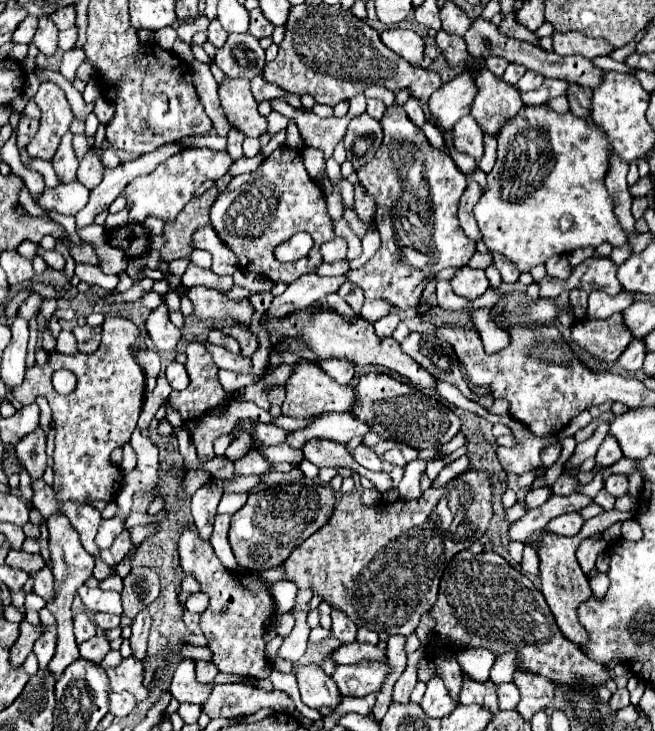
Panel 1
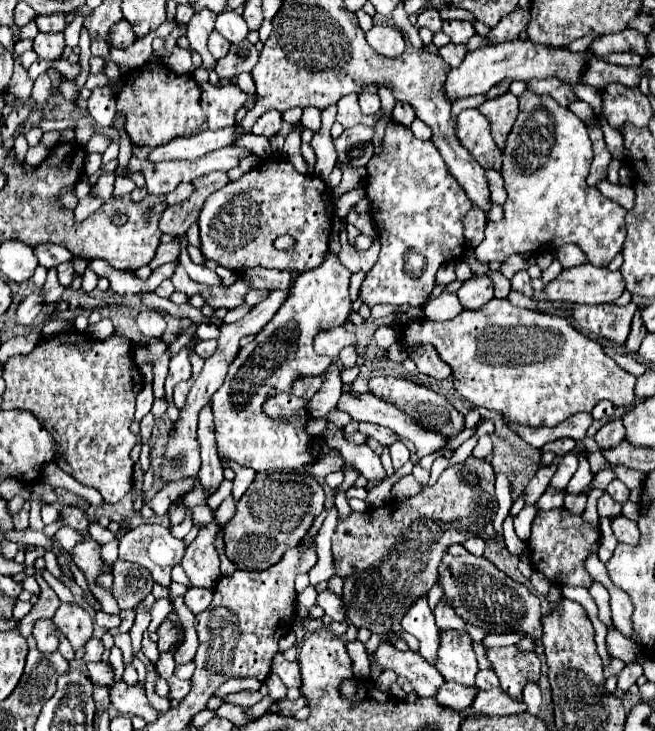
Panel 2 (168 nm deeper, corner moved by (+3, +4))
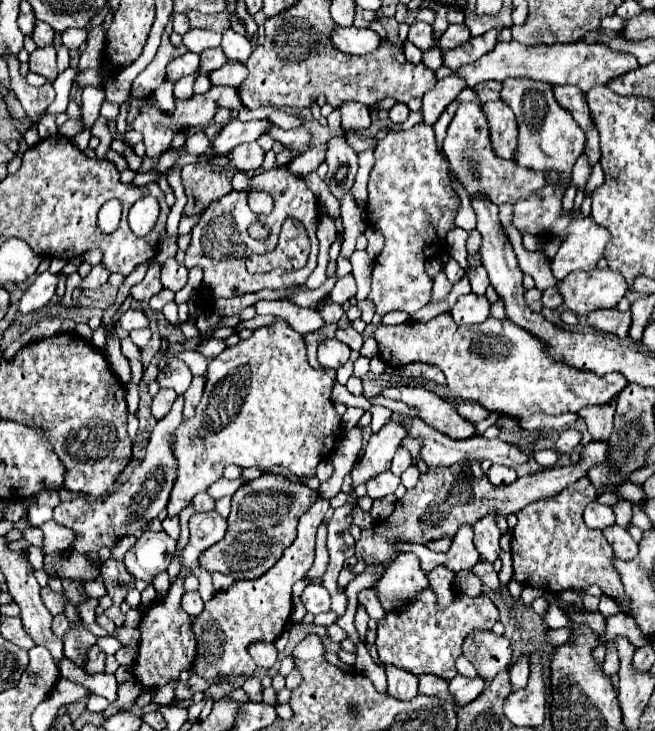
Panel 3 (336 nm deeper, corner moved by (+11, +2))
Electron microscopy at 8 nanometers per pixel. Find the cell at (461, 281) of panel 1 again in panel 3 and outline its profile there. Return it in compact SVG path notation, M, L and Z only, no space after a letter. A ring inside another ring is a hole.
M467 294L461 296L457 300L457 304L451 308L451 318L455 324L459 326L471 326L471 324L479 324L485 318L489 318L489 302L485 296L477 296L477 294Z

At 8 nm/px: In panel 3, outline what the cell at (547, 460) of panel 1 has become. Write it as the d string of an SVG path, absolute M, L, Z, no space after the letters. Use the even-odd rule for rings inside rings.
M565 428L555 444L555 450L559 454L571 454L579 446L579 442L581 442L581 434L575 428Z

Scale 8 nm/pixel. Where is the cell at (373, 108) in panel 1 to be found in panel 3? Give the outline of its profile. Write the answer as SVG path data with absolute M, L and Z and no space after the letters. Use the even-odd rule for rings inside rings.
M345 102L341 104L339 112L343 130L367 130L371 126L369 108L361 106L361 102Z

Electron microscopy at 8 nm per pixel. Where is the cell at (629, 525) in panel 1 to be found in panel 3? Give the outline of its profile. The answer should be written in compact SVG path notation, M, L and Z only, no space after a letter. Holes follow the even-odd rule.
M609 526L609 530L603 530L607 542L613 548L613 554L617 560L633 560L637 556L637 542L631 538L627 530L621 530L619 526Z

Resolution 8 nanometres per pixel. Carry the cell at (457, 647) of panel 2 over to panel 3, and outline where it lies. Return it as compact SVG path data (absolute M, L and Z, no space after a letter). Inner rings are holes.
M425 588L417 598L399 610L385 612L385 620L377 626L375 646L379 650L379 660L393 664L411 674L433 674L443 680L453 680L455 660L461 656L461 644L469 632L475 628L493 628L499 620L499 610L489 598L469 598L457 594L449 608L439 608L433 588Z

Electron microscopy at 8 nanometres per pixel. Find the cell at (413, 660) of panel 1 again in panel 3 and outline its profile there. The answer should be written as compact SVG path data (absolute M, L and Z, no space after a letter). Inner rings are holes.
M385 664L385 672L387 672L387 690L393 698L399 698L399 700L409 700L409 698L415 698L417 696L417 676L403 670L403 668L397 668L397 666L391 666L391 664Z

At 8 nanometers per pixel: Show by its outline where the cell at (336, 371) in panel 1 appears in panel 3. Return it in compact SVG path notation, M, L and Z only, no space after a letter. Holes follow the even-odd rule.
M331 338L327 342L323 342L319 348L317 348L317 360L321 366L325 368L341 368L347 360L349 360L349 346L345 346L343 342L339 342L337 338Z

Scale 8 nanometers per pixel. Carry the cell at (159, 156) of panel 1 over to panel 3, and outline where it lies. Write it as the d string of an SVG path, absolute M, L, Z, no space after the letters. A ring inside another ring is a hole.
M233 118L221 134L215 138L213 144L213 154L229 154L235 146L245 144L245 142L255 142L261 134L267 134L271 130L273 122L267 120L255 120L255 122L239 122Z

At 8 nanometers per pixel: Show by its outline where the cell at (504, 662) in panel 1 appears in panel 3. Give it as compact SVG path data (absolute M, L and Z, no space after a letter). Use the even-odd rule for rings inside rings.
M559 628L559 630L549 630L547 634L547 640L553 644L553 646L561 646L569 640L569 634L571 634L571 628Z

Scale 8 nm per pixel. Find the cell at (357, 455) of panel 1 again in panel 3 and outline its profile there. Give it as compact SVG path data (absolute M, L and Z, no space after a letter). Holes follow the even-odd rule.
M385 472L385 474L379 474L375 480L367 482L367 494L371 500L379 500L379 498L385 498L387 494L393 494L399 486L399 478L391 472Z

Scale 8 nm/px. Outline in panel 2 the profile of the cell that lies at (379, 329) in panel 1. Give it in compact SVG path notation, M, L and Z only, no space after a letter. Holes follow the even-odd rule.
M379 326L377 330L375 330L375 342L377 342L377 346L381 348L381 350L385 350L385 348L389 348L395 340L393 340L393 328L391 326Z

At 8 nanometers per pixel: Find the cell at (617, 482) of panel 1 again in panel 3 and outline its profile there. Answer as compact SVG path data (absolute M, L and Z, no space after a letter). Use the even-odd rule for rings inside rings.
M621 500L619 504L615 504L613 506L613 512L615 512L615 524L617 526L621 526L621 528L627 528L629 524L631 524L631 502L627 502L627 500Z

